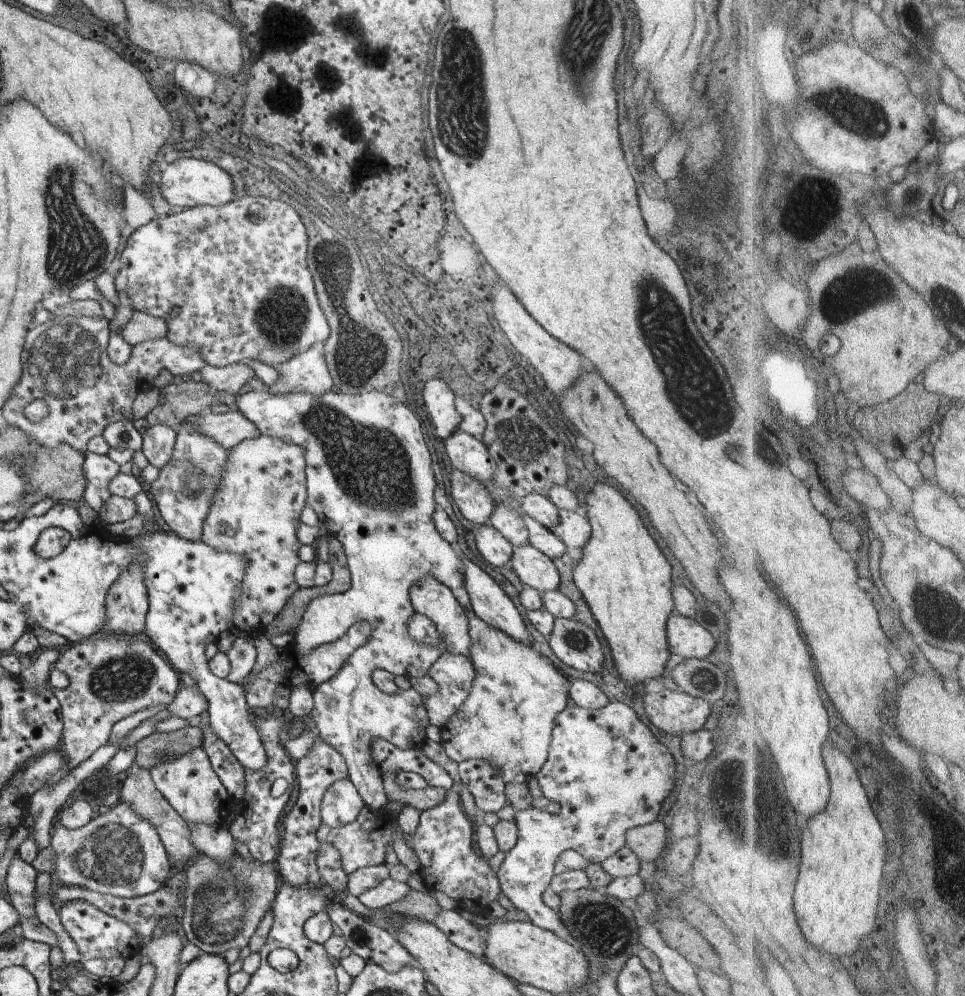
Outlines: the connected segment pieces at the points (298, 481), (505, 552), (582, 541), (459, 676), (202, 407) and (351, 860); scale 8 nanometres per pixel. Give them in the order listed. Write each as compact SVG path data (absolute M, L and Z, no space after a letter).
M259 435L240 442L228 452L217 496L204 520L201 542L215 550L242 554L248 560L240 584L243 596L228 628L237 638L272 624L300 588L295 580L295 569L301 562L296 528L307 505L306 480L304 448L280 438Z
M491 525L476 526L476 554L495 567L510 566L513 545Z
M559 510L558 524L551 532L564 542L566 548L583 549L590 540L590 522L587 516L582 516L577 511Z
M445 651L430 666L427 675L438 684L436 694L423 697L429 723L442 730L468 698L476 680L476 665L469 657Z
M182 381L180 386L173 385L161 390L158 405L146 420L150 425L164 424L177 431L182 422L209 411L213 404L226 404L234 409L238 404L238 395L218 391L203 381Z
M364 806L356 821L342 827L327 828L321 826L318 831L319 843L325 841L332 844L340 852L342 867L346 874L350 875L360 868L368 866L379 866L385 864L386 848L388 844L393 844L395 822L388 818L388 826L384 829L379 826L378 816L372 816L372 812L377 815L384 812L383 809L374 809Z

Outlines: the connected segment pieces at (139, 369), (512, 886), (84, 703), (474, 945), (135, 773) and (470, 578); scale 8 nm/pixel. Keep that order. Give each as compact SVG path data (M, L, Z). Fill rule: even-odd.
M82 315L55 317L52 321L38 325L34 330L26 334L24 342L24 354L22 354L22 378L14 386L14 392L10 394L10 400L6 400L6 406L2 410L2 416L6 419L8 425L22 430L36 444L44 448L56 448L61 444L68 444L80 453L86 453L88 450L88 434L82 434L82 416L86 420L90 418L112 418L118 416L118 421L133 421L131 405L142 388L153 386L154 380L162 370L168 370L175 376L191 375L199 372L206 366L204 358L200 356L196 346L178 346L169 342L167 338L154 338L146 340L133 346L130 360L126 364L118 365L110 361L107 354L109 345L109 336L111 333L110 322L104 317L86 317ZM42 398L48 402L48 416L42 418L40 422L30 422L24 416L24 408L36 400Z
M610 700L610 702L607 706L604 706L603 708L600 708L600 709L584 709L584 708L578 707L574 703L570 702L569 706L567 708L564 708L564 710L562 710L562 712L560 712L560 714L558 714L558 716L556 716L556 719L554 720L554 728L552 728L552 733L551 733L551 742L550 742L550 749L548 752L548 759L546 760L546 763L544 764L544 766L542 766L542 769L538 772L538 776L536 776L535 778L542 778L542 780L539 781L540 792L543 792L544 794L546 794L546 796L548 796L548 800L552 800L552 798L556 798L556 796L558 796L558 798L560 798L560 800L558 800L558 804L560 804L560 806L562 806L562 808L566 808L566 806L568 806L568 818L566 818L566 816L564 816L564 814L548 814L548 812L544 812L542 810L538 810L535 808L518 811L515 816L515 821L514 821L516 824L517 830L518 830L517 844L516 844L515 848L512 848L512 851L506 853L506 858L504 858L504 862L502 862L502 865L500 866L500 870L498 870L498 872L497 872L497 878L498 878L498 881L500 884L501 892L503 892L504 896L506 896L508 898L508 900L510 902L512 902L512 904L514 905L516 910L520 910L520 912L524 912L524 914L526 914L526 916L528 916L528 918L530 919L530 923L532 923L535 926L538 926L539 928L547 929L547 930L550 930L551 932L554 932L560 938L560 940L564 940L564 942L566 942L567 944L572 944L572 946L574 946L574 948L579 949L580 942L578 942L578 940L576 940L576 938L573 938L572 934L570 934L570 931L568 931L568 928L566 928L566 926L564 926L564 924L562 924L562 920L560 920L560 918L558 918L558 913L554 912L554 910L552 910L552 908L548 908L548 906L546 906L546 904L544 904L544 901L543 901L544 891L549 887L550 882L552 881L552 878L555 876L554 868L555 868L557 859L558 859L558 856L560 856L560 854L562 854L562 852L566 852L566 850L573 849L573 850L576 850L579 854L582 854L583 858L590 860L590 863L600 863L601 864L602 862L604 862L604 860L606 860L606 858L609 858L610 856L612 856L612 854L616 854L616 852L618 852L618 850L625 848L626 847L625 846L625 835L626 835L626 832L628 832L628 830L630 830L630 828L635 828L636 826L643 826L643 825L655 822L660 819L660 818L658 818L658 814L662 814L662 812L660 812L660 810L662 810L662 800L666 800L666 798L668 798L668 796L670 796L670 792L672 792L672 788L674 788L674 784L676 784L676 762L674 762L674 756L672 756L670 750L668 750L668 748L666 748L666 746L660 744L660 740L658 740L658 738L656 738L656 736L654 736L654 734L652 734L652 732L650 731L650 728L648 728L648 726L646 726L646 724L644 724L644 722L642 722L642 720L640 720L640 718L638 718L638 716L636 715L636 712L630 706L626 706L626 704L624 704L624 702L617 702L615 700ZM554 786L568 786L568 792L560 792L560 790L558 790L558 792L554 792ZM574 796L576 796L576 798L578 798L578 796L580 796L580 798L582 798L582 800L586 800L586 808L572 808L572 801L574 801Z
M99 632L94 636L68 645L53 667L64 672L64 675L68 676L70 680L70 684L64 689L54 689L54 686L50 686L48 683L48 688L61 705L64 726L60 751L66 758L70 769L75 769L82 762L89 760L98 748L107 744L114 724L120 720L146 710L150 706L158 706L158 704L170 706L172 700L176 698L179 684L181 684L179 671L154 648L145 634L132 636Z
M442 909L433 923L448 936L448 939L455 946L476 956L478 959L485 960L486 939L483 929L478 928L468 920L464 920L458 910Z
M133 763L127 775L124 784L122 784L122 790L119 792L119 801L126 802L140 818L144 818L150 824L154 824L156 830L158 830L158 834L160 834L162 844L166 848L169 863L184 864L186 868L198 855L196 850L192 848L192 836L190 828L188 828L188 823L170 806L168 800L162 795L162 792L158 791L149 769L140 768L138 764Z
M463 556L462 564L464 564L464 586L466 586L466 592L470 596L473 609L472 618L476 621L482 620L492 628L502 630L504 634L508 634L512 640L516 640L520 644L532 644L532 638L526 628L526 624L524 624L518 609L506 595L506 592L472 560Z

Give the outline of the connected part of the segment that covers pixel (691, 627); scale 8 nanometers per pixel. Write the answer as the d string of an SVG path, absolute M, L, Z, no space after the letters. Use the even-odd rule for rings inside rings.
M674 613L668 620L668 652L680 655L684 660L710 659L716 646L712 634L704 630L694 619Z

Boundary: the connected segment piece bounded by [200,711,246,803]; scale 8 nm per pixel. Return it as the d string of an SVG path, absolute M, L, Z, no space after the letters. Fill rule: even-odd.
M204 712L201 717L200 728L202 734L204 734L202 747L206 750L212 768L214 768L214 772L220 778L222 785L226 788L228 794L230 794L230 797L238 803L244 800L246 796L246 772L244 772L243 765L232 755L227 744L224 744L212 732L208 720L208 712Z

